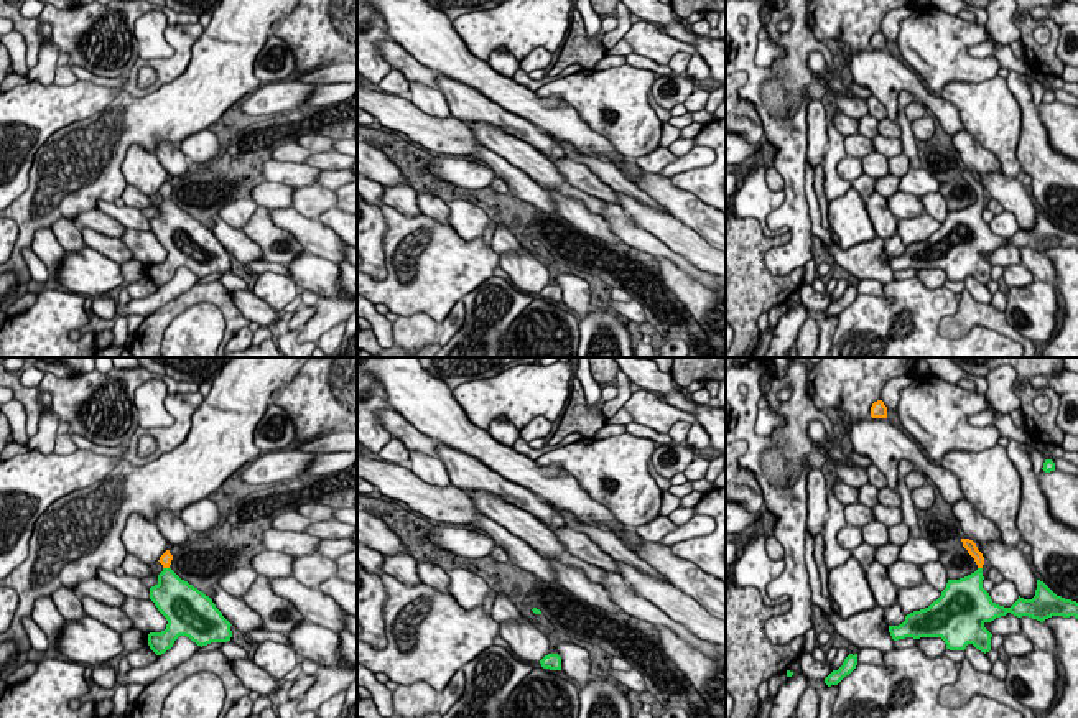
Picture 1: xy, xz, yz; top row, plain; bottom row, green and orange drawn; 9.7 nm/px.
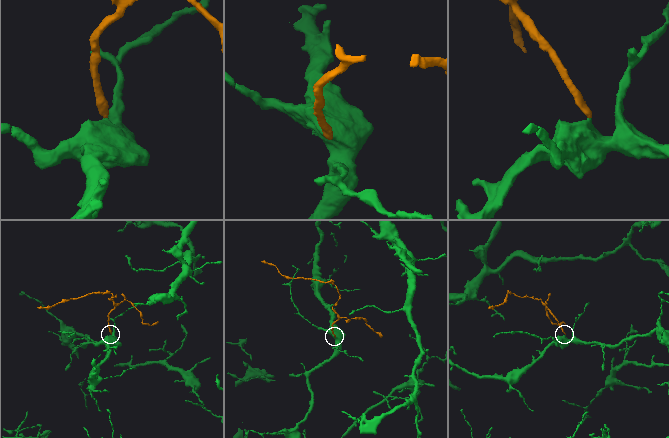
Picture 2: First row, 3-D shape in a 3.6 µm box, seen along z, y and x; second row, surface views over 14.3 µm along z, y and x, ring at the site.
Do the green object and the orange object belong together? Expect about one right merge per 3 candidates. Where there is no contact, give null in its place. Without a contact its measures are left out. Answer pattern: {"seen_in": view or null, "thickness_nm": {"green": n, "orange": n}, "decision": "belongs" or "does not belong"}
{"seen_in": "xy", "thickness_nm": {"green": 340, "orange": 120}, "decision": "belongs"}

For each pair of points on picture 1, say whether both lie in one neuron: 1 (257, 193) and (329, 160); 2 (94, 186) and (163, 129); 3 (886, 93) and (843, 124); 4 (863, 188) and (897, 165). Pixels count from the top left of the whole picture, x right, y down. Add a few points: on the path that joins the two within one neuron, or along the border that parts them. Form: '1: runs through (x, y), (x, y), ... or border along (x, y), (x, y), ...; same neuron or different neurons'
1: runs through (275, 193), (295, 177), (311, 170); same neuron
2: runs through (109, 165), (116, 150), (137, 129), (142, 129); same neuron
3: border along (873, 94), (884, 107), (884, 112), (896, 121); different neurons
4: border along (864, 172), (874, 178); different neurons

